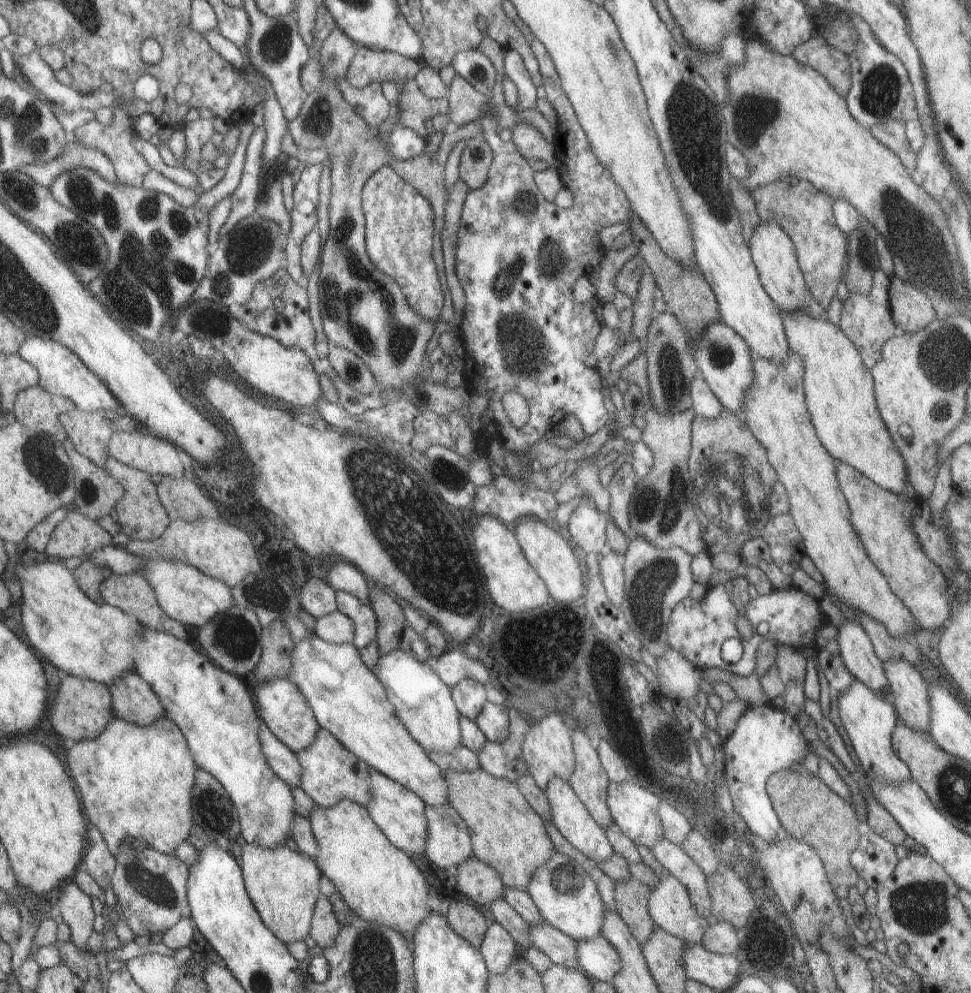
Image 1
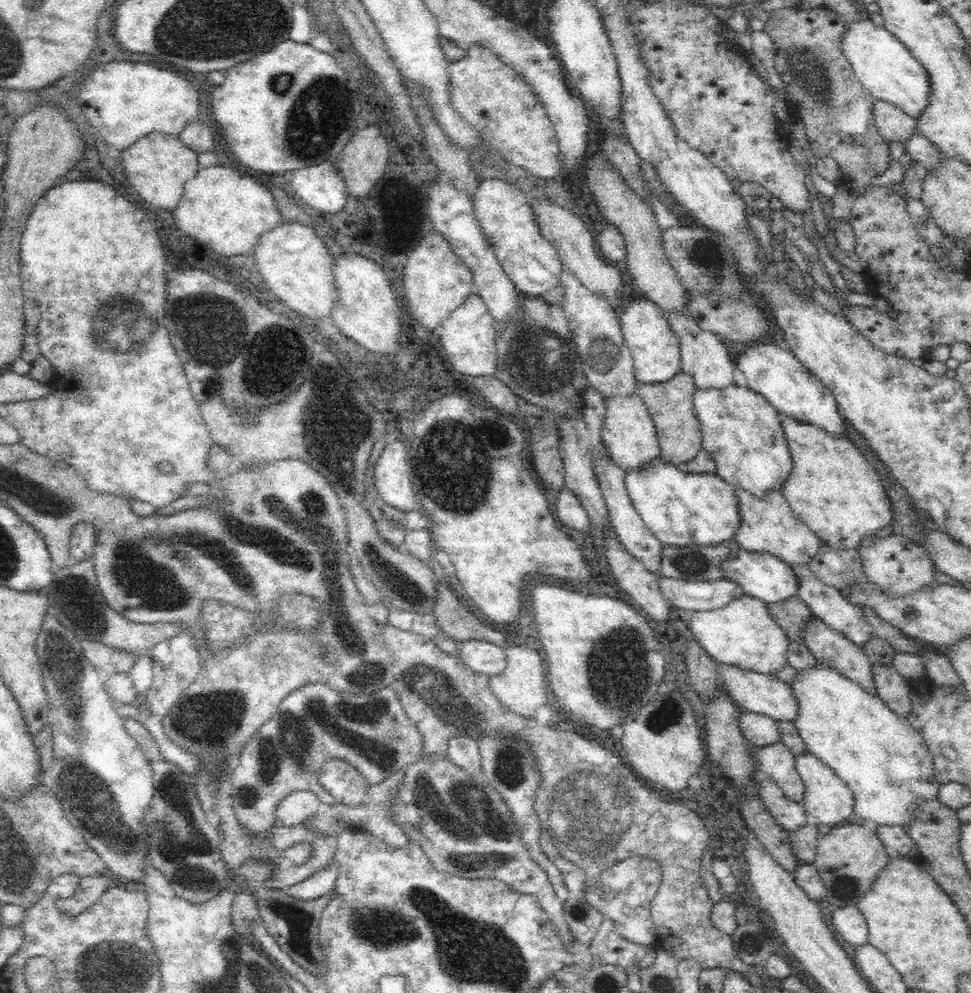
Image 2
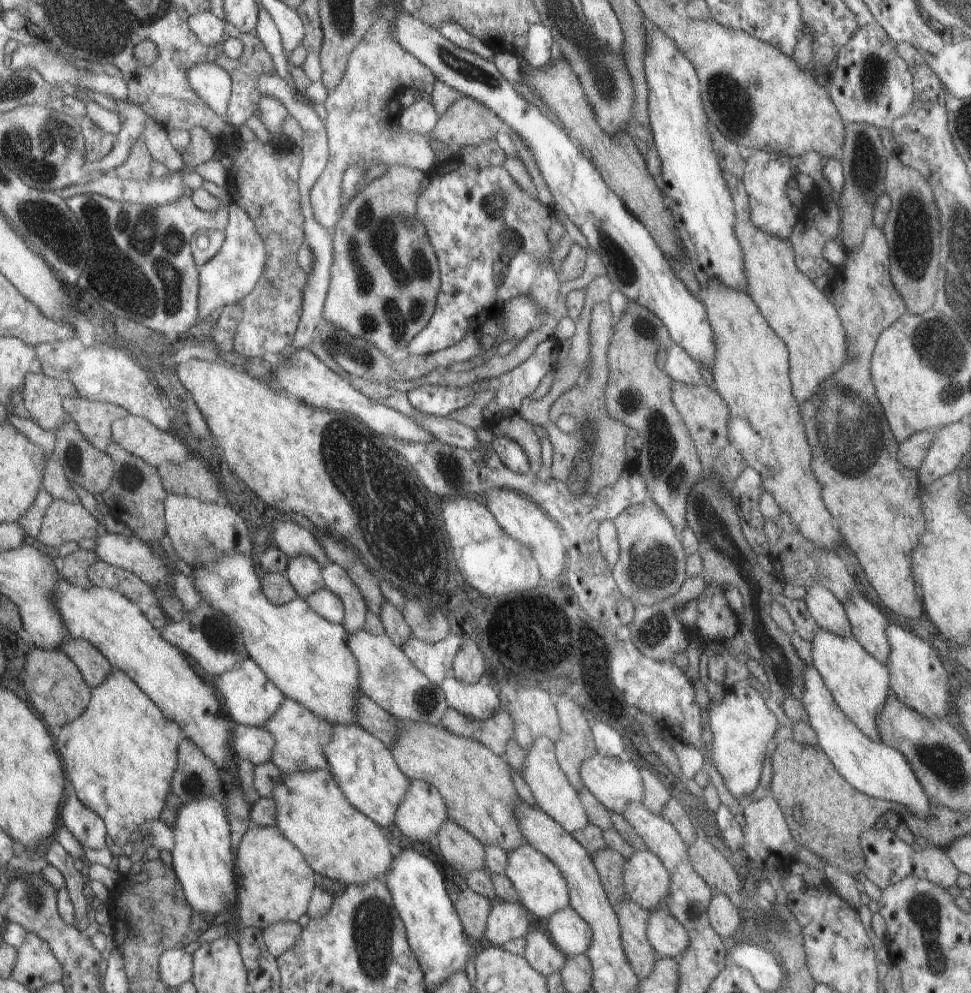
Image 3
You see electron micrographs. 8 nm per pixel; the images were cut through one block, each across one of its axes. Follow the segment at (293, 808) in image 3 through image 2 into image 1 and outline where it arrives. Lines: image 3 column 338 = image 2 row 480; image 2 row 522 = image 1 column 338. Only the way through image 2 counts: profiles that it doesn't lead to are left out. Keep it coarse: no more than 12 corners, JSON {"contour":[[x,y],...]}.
{"contour":[[369,808],[311,820],[319,866],[357,918],[413,940],[429,886]]}

